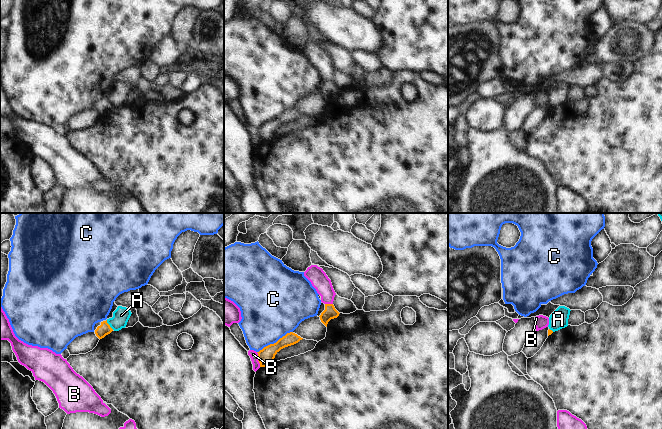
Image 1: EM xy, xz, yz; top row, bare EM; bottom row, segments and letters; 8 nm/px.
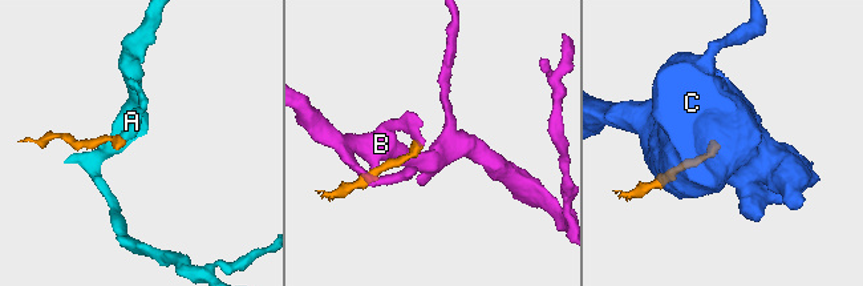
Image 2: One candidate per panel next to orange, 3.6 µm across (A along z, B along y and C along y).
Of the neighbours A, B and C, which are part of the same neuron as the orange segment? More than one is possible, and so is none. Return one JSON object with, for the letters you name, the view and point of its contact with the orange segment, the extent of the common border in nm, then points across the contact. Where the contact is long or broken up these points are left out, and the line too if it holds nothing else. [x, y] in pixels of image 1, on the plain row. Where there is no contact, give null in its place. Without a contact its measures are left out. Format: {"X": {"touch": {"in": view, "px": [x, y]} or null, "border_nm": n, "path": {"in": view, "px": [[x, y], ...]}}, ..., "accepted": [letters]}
{"accepted": []}

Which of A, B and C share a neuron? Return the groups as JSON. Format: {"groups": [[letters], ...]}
{"groups": [["A"], ["B"], ["C"]]}

